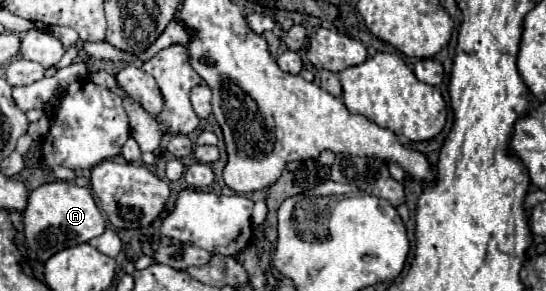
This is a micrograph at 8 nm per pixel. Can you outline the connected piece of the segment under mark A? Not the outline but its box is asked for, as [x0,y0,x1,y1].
[22,181,106,261]

